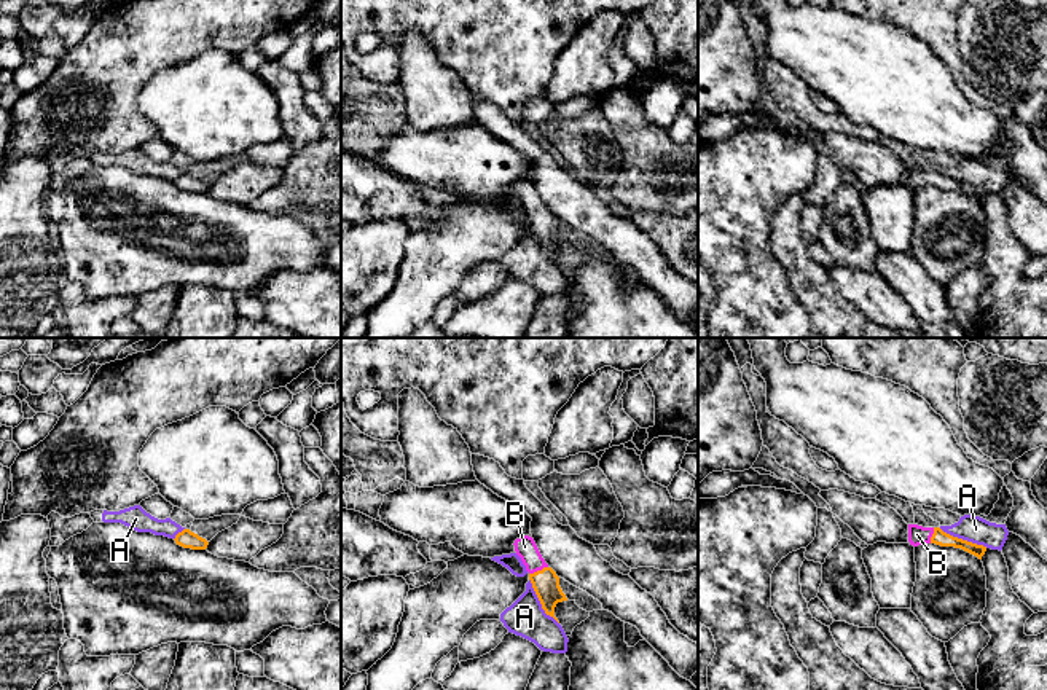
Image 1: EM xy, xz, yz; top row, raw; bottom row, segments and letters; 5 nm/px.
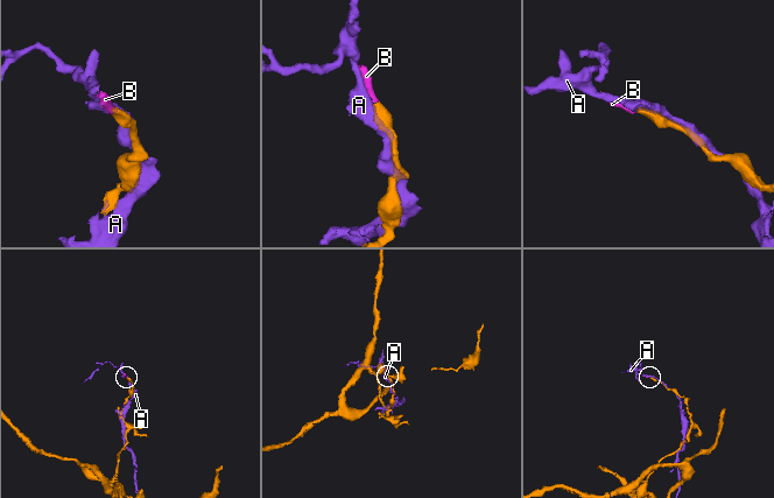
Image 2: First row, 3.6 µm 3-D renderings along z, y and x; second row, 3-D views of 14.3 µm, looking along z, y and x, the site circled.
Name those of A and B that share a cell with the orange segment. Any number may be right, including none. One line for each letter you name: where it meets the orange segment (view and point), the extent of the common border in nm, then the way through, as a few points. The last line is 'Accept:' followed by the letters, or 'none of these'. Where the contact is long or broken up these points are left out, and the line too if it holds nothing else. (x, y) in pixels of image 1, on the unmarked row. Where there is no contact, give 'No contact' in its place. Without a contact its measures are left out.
B: Touches orange at xz (537, 214). Shared border 100 nm. Path across: xz (545, 225), (537, 214), (525, 190)
Accept: B

